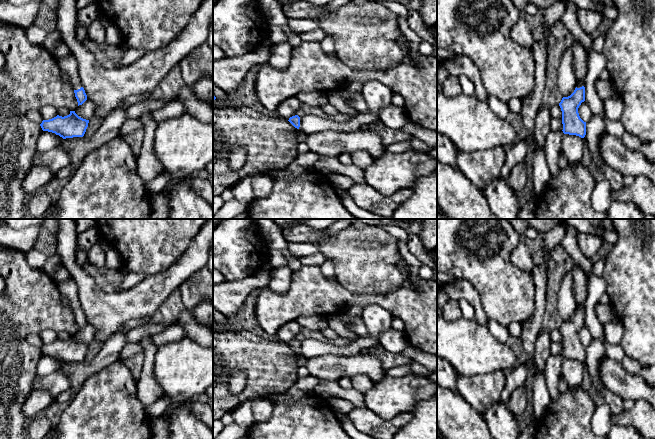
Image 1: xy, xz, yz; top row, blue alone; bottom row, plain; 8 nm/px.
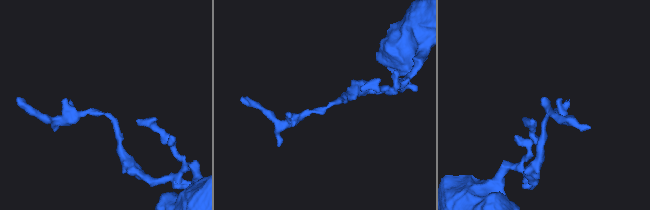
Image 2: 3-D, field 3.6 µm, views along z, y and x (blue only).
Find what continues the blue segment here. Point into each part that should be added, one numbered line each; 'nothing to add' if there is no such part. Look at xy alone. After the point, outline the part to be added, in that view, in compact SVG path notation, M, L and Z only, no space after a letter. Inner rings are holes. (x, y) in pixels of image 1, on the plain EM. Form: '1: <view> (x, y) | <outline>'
1: xy (68, 289) | M73 278L69 281L56 283L61 296L66 297L70 301L70 306L74 314L82 311L81 304L78 298L78 288Z

